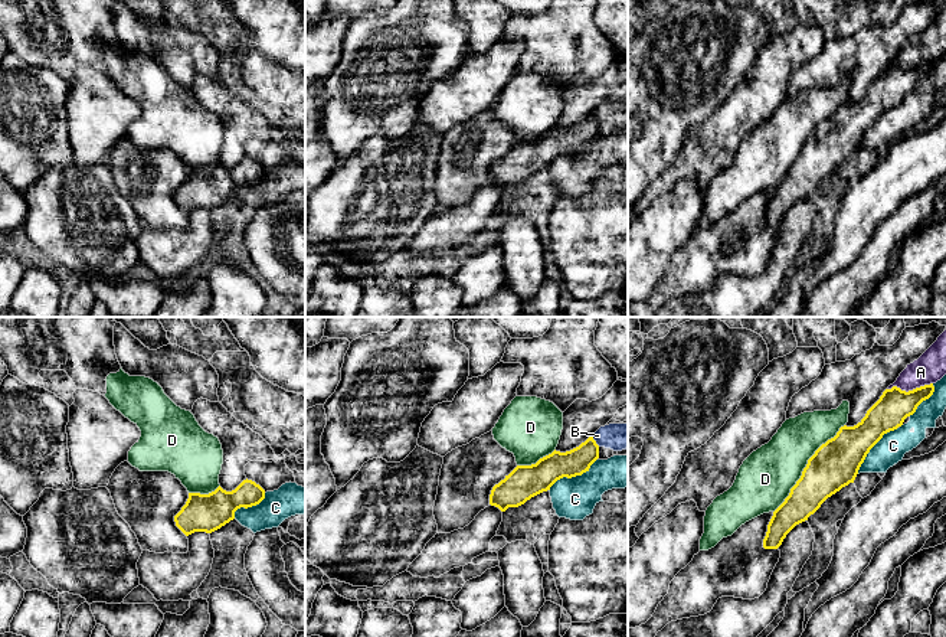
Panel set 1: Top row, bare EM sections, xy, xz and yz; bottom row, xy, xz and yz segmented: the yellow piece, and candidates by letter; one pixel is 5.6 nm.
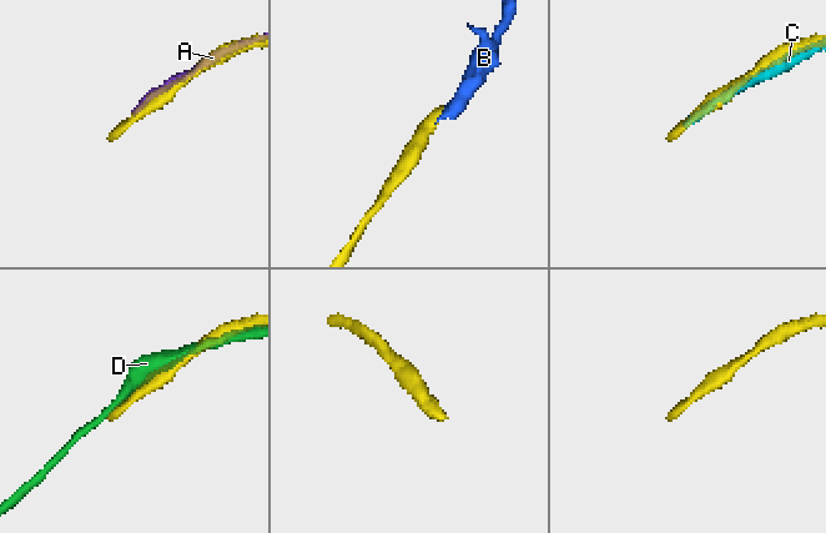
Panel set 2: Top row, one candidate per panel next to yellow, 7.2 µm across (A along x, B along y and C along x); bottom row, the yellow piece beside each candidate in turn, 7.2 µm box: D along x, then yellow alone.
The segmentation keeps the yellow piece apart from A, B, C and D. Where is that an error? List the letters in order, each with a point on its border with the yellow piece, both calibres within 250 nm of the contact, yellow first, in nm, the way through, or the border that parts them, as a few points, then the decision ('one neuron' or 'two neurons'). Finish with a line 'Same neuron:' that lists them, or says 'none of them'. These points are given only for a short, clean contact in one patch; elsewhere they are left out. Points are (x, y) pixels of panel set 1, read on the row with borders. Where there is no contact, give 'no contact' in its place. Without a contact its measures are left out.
A: contact yz (909, 391); calibres 190 and 170 nm; two neurons
B: contact xz (595, 441); calibres 150 and 150 nm; two neurons
C: contact yz (873, 446); calibres 260 and 160 nm; two neurons
D: contact yz (805, 467); calibres 260 and 300 nm; two neurons
Same neuron: none of them

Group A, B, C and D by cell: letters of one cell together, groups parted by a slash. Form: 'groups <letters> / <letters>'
groups A B / C / D

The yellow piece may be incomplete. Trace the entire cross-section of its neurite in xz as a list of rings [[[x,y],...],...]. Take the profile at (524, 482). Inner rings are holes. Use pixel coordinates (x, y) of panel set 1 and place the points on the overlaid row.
[[[589,437],[579,447],[540,458],[531,466],[517,466],[504,480],[495,484],[490,494],[490,504],[505,512],[518,507],[531,497],[550,490],[560,478],[582,476],[599,458],[599,445]]]

